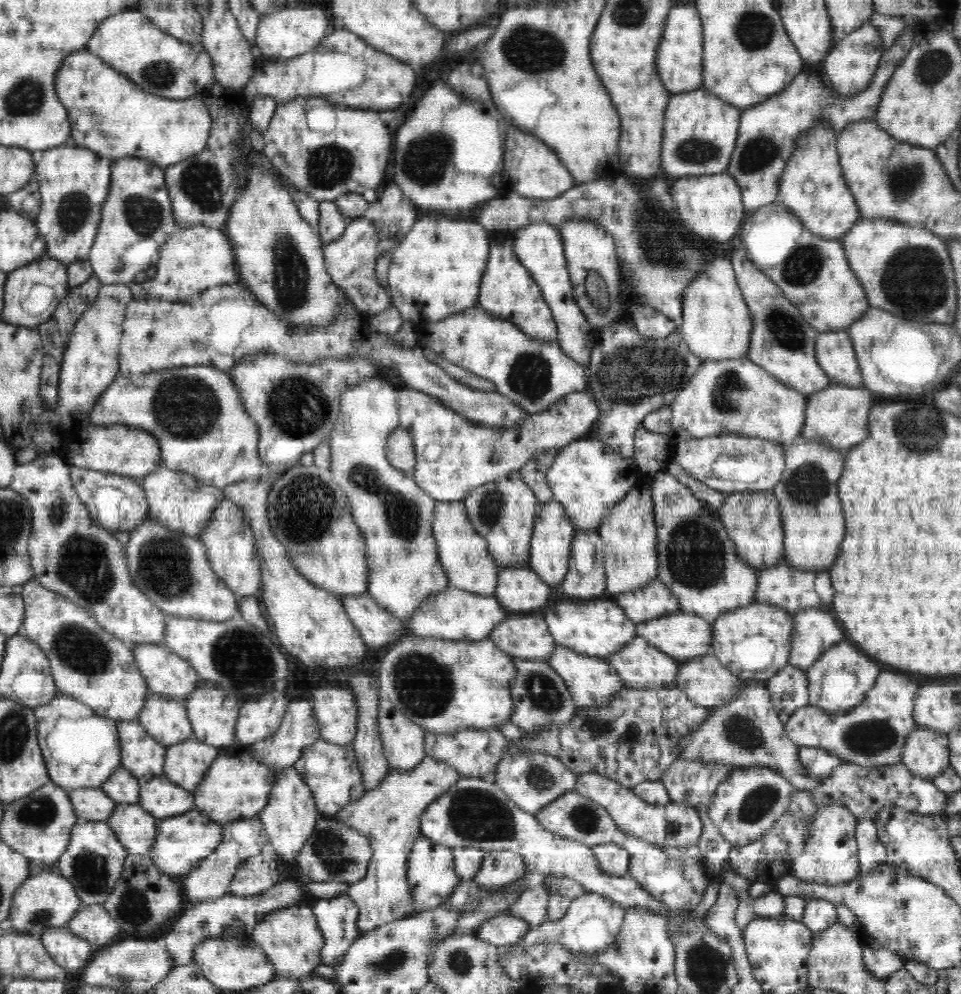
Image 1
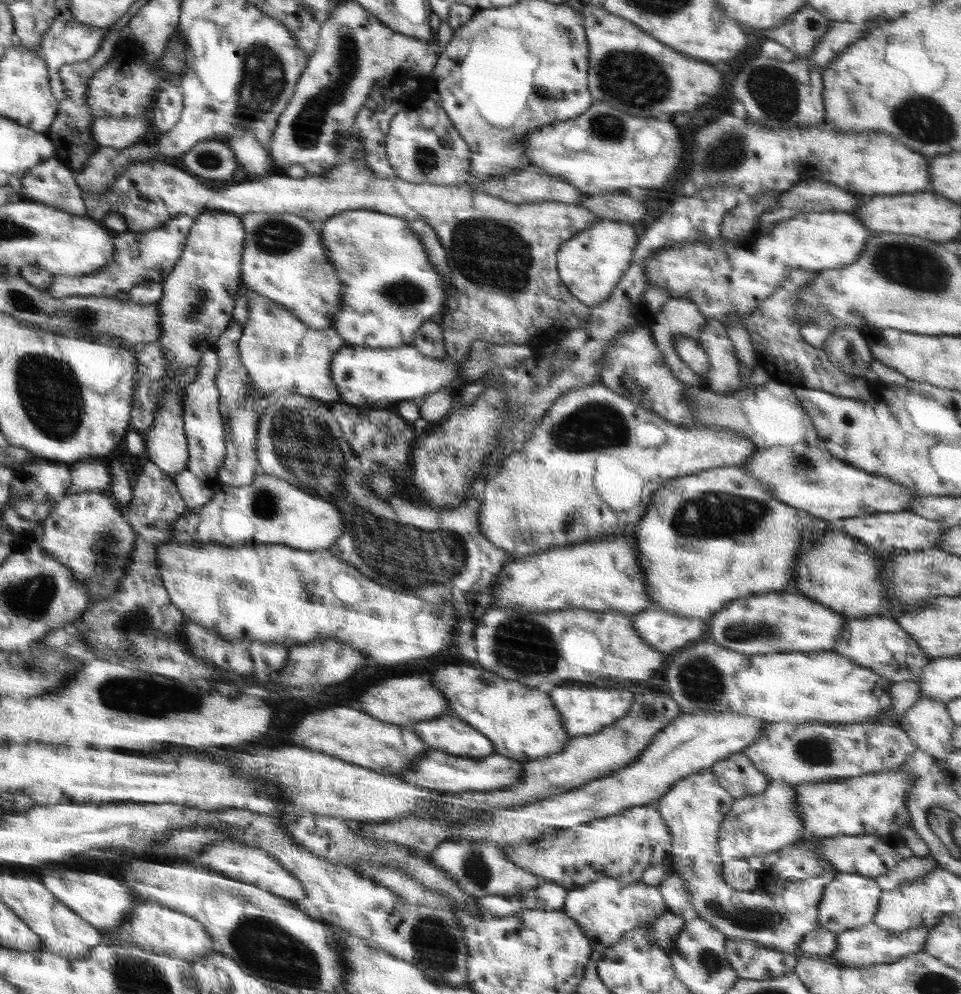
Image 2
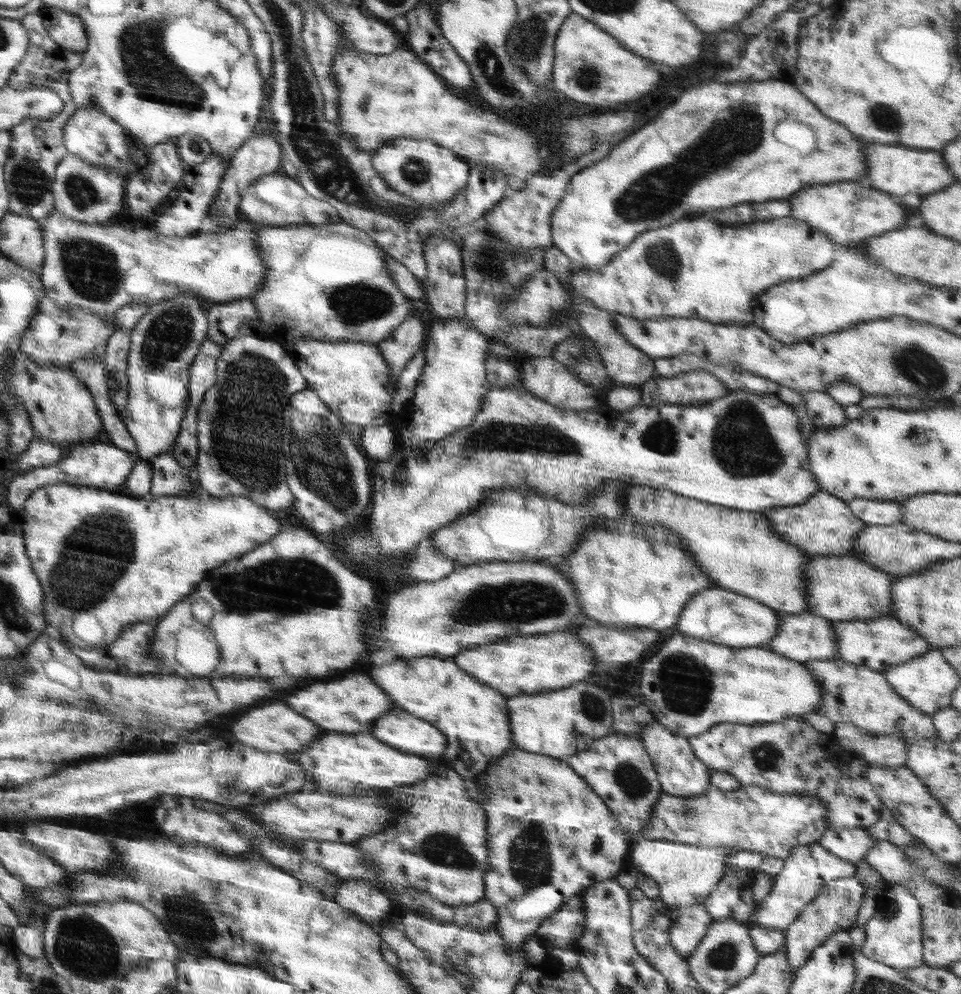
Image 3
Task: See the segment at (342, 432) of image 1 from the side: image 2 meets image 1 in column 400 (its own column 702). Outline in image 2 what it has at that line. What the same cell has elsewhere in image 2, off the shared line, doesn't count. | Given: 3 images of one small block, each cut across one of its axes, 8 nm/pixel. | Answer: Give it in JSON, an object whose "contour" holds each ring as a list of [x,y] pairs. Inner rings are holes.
{"contour":[[[736,465],[702,470],[699,471],[698,474],[687,474],[686,476],[671,478],[658,491],[657,498],[654,496],[654,500],[651,500],[652,506],[647,508],[645,515],[635,524],[637,560],[639,561],[639,566],[641,566],[641,570],[644,570],[644,579],[646,579],[645,589],[651,600],[653,600],[653,608],[664,608],[677,614],[683,614],[684,616],[702,618],[707,622],[717,610],[724,608],[725,604],[734,599],[788,590],[791,586],[791,581],[794,580],[794,576],[796,576],[795,562],[799,555],[799,548],[806,544],[806,540],[803,542],[804,530],[802,530],[802,528],[804,528],[804,526],[808,526],[814,534],[820,534],[820,537],[826,531],[842,531],[839,520],[824,520],[823,518],[812,516],[803,510],[798,510],[793,506],[788,506],[776,500],[771,495],[771,492],[769,492],[759,480],[752,478],[742,468],[736,468]]]}

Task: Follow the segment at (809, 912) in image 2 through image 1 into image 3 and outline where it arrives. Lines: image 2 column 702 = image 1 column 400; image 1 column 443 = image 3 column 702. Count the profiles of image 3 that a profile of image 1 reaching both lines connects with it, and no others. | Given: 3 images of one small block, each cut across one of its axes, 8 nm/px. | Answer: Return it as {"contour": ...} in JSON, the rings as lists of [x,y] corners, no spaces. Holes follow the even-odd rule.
{"contour":[[[658,722],[648,724],[639,738],[651,758],[663,793],[685,798],[706,795],[711,788],[712,770],[694,756],[687,738],[676,736]]]}

